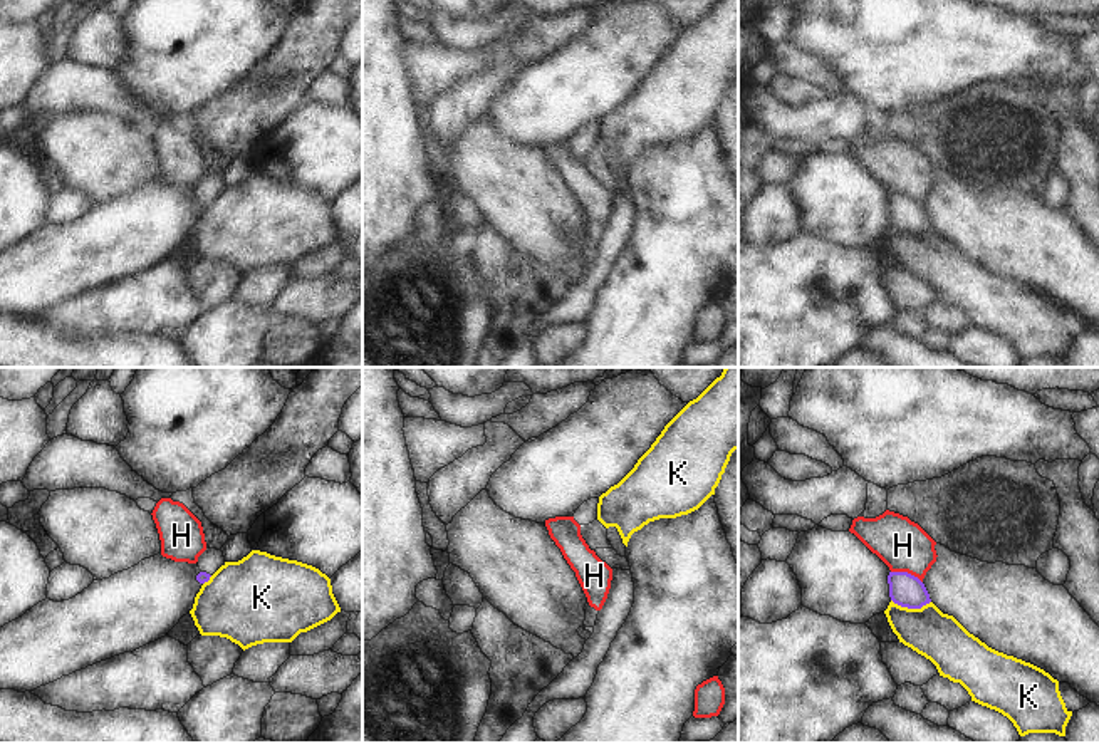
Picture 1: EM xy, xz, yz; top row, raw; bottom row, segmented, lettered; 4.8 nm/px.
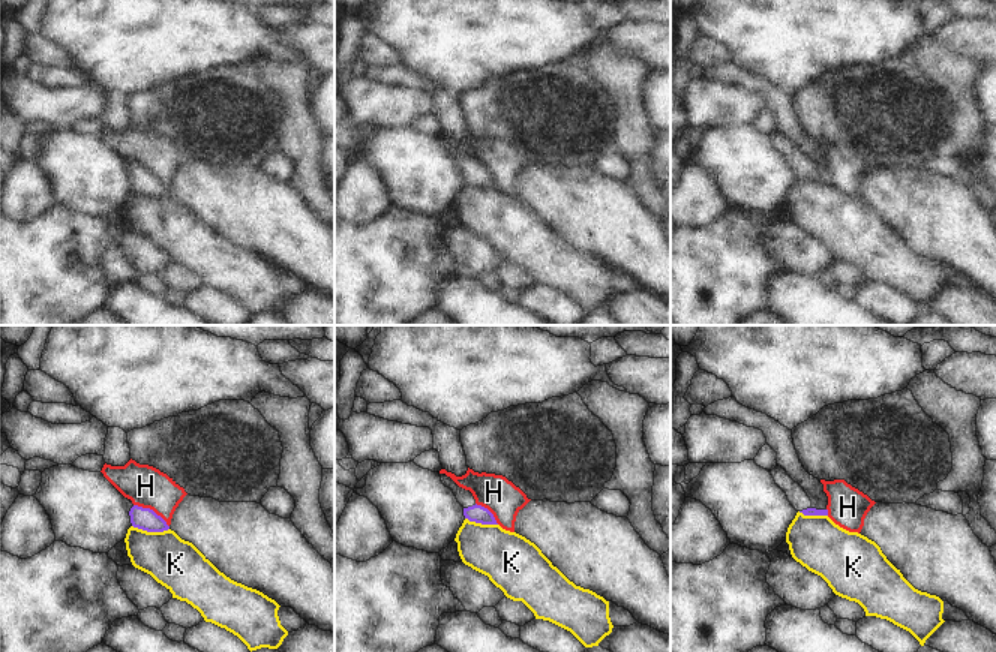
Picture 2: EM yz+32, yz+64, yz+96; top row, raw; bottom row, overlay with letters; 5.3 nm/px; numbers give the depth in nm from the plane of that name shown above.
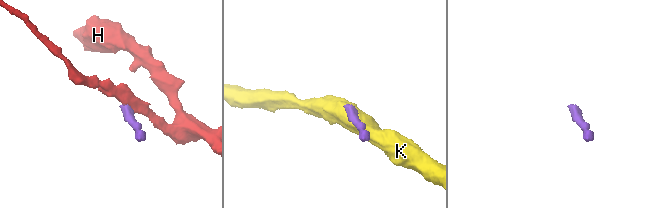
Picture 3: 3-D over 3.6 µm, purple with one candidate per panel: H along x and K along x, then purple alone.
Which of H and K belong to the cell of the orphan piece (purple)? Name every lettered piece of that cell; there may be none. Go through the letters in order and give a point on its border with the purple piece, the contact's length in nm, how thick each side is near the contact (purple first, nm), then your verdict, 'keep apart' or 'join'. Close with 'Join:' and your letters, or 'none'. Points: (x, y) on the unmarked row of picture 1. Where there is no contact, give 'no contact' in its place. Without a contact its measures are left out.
H: contact yz (906, 197); length 160 nm; calibres 160 and 240 nm; keep apart
K: contact yz (911, 232); length 190 nm; calibres 160 and 240 nm; keep apart
Join: none

